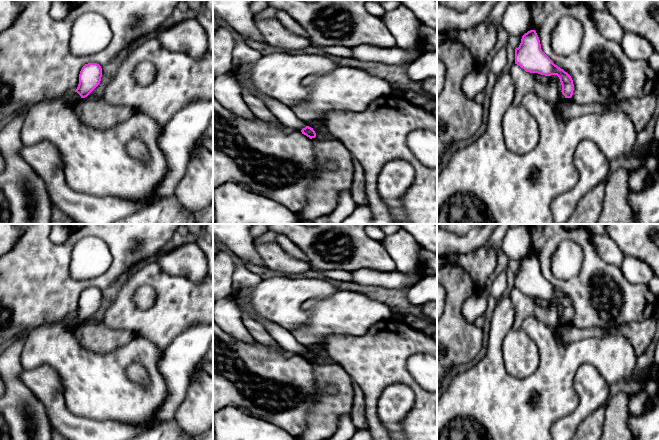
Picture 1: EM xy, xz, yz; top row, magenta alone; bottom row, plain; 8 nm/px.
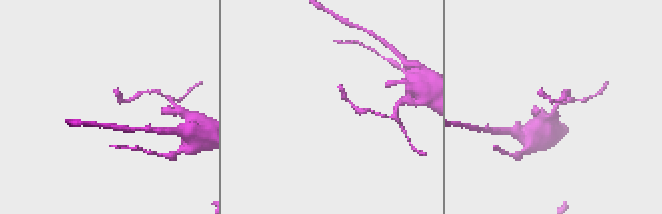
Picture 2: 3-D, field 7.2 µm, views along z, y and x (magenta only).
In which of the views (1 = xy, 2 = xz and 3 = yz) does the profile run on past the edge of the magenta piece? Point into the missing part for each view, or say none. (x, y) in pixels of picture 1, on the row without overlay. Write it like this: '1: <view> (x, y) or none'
1: none
2: none
3: none

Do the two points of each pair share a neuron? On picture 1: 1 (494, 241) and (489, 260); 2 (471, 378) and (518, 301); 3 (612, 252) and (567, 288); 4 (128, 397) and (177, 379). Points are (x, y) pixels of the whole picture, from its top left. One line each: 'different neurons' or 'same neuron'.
1: different neurons
2: different neurons
3: different neurons
4: different neurons

